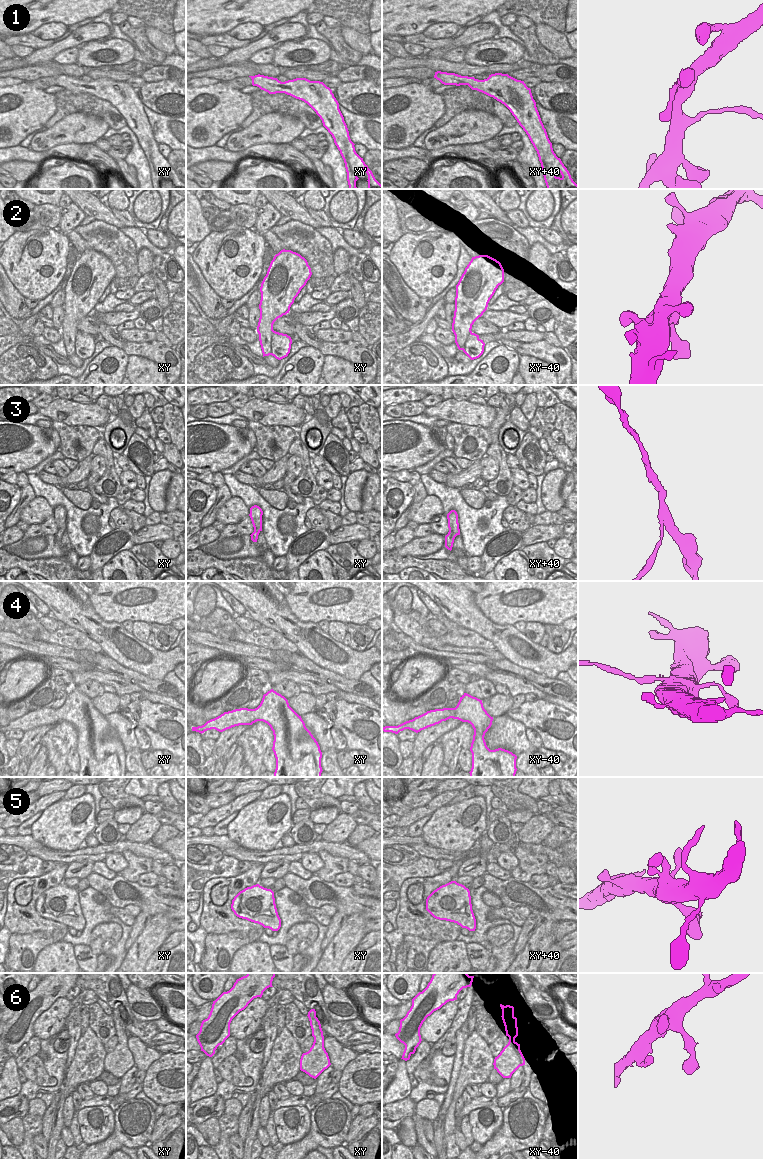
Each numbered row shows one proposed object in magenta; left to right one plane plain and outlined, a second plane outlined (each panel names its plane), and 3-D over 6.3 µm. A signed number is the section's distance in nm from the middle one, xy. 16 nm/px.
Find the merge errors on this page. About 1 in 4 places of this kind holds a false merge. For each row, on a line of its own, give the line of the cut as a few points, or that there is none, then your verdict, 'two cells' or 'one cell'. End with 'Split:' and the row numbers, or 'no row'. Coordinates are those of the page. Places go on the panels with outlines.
1: no cut | one cell
2: no cut | one cell
3: xy+40 (448, 532), (453, 532), (456, 535) | two cells
4: xy (256, 708), (259, 720) | two cells
5: no cut | one cell
6: no cut | one cell
Split: 3, 4

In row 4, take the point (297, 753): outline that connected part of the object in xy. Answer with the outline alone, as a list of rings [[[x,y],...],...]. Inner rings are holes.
[[[273,689],[263,695],[257,707],[258,720],[267,723],[273,731],[272,750],[276,758],[274,777],[321,777],[322,752],[304,721],[290,706],[288,700]]]

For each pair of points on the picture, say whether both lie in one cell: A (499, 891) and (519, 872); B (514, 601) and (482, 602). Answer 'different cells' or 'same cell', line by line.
A: different cells
B: same cell

